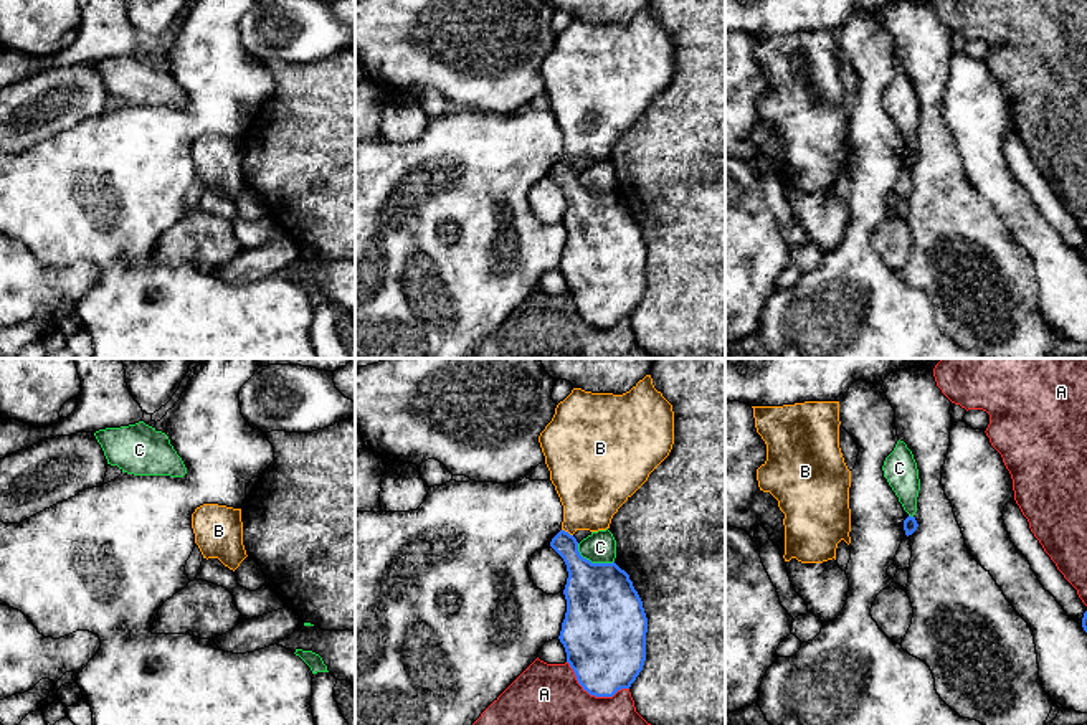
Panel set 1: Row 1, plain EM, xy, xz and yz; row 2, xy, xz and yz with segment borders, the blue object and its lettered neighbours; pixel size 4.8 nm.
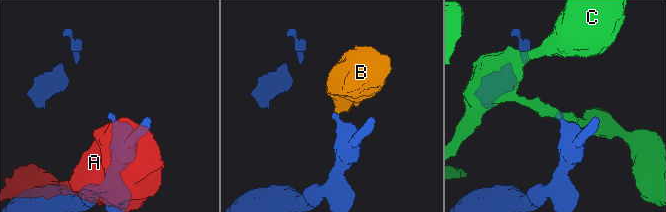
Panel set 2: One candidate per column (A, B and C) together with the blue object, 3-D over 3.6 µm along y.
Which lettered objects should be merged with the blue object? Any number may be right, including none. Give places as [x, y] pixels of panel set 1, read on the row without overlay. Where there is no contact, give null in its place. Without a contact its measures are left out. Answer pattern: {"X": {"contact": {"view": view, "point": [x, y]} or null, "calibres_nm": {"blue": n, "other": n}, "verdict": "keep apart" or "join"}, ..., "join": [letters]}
{"A": {"contact": {"view": "xz", "point": [593, 324]}, "calibres_nm": {"blue": 400, "other": 460}, "verdict": "keep apart"}, "B": {"contact": {"view": "xz", "point": [567, 162]}, "calibres_nm": {"blue": 180, "other": 320}, "verdict": "join"}, "C": {"contact": {"view": "xz", "point": [590, 192]}, "calibres_nm": {"blue": 360, "other": 160}, "verdict": "keep apart"}, "join": ["B"]}

